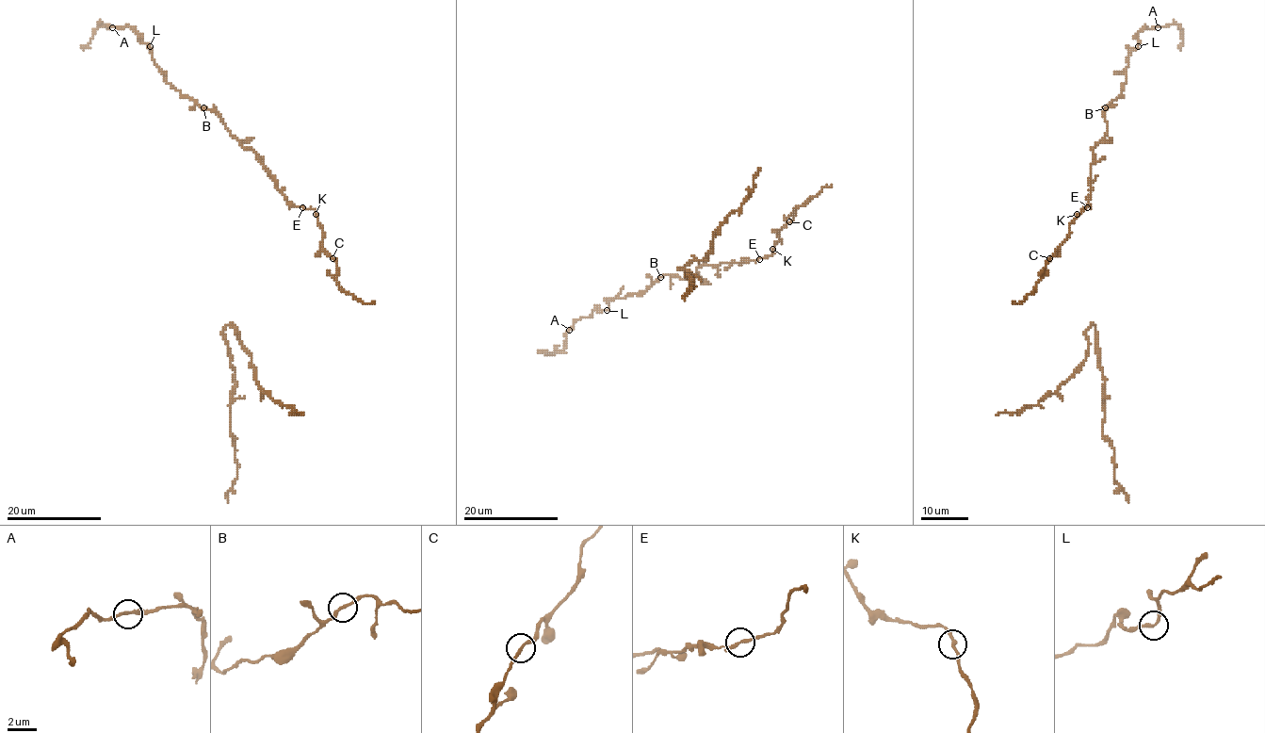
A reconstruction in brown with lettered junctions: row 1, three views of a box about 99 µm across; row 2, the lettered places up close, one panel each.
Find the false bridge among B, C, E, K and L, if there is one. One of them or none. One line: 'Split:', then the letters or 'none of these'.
Split: none of these

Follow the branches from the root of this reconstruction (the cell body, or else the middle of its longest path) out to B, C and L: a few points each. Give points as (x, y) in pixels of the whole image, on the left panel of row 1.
B: (310, 208), (292, 205), (255, 153), (240, 144), (218, 113), (203, 107)
C: (310, 208), (315, 210), (322, 228), (322, 247), (332, 258)
L: (310, 208), (292, 205), (255, 153), (240, 144), (218, 113), (201, 107), (166, 80), (153, 59), (150, 46)

